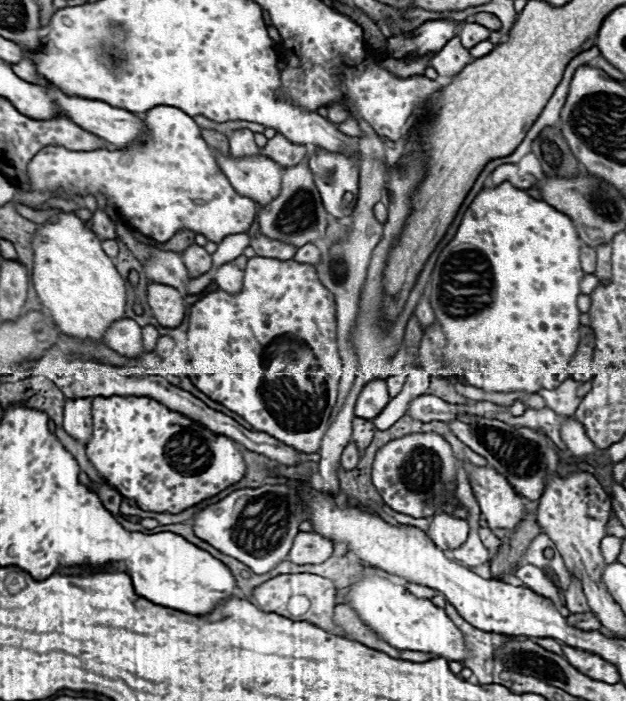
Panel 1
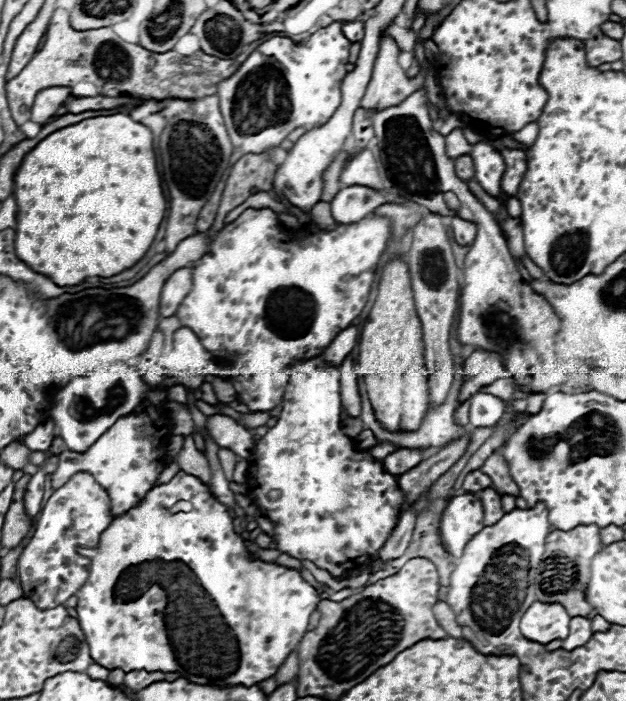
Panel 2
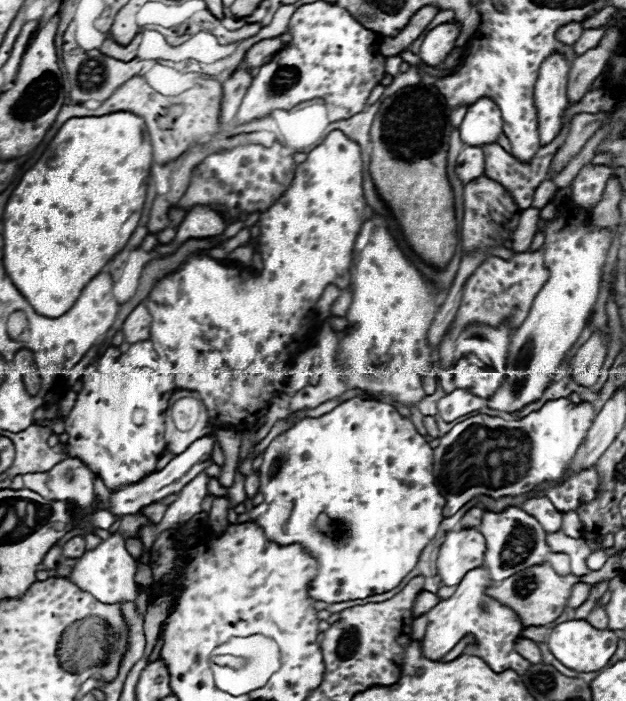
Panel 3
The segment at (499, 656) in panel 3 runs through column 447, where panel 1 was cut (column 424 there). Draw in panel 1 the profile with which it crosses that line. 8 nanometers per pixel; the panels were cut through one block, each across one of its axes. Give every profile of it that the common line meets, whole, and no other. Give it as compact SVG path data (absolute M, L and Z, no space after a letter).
M362 576L352 584L352 590L348 592L344 602L350 604L382 640L398 650L426 652L434 658L448 658L460 664L464 664L464 660L468 660L470 656L464 634L454 626L454 622L444 614L442 608L434 606L428 598L416 598L404 586L394 584L384 576Z

